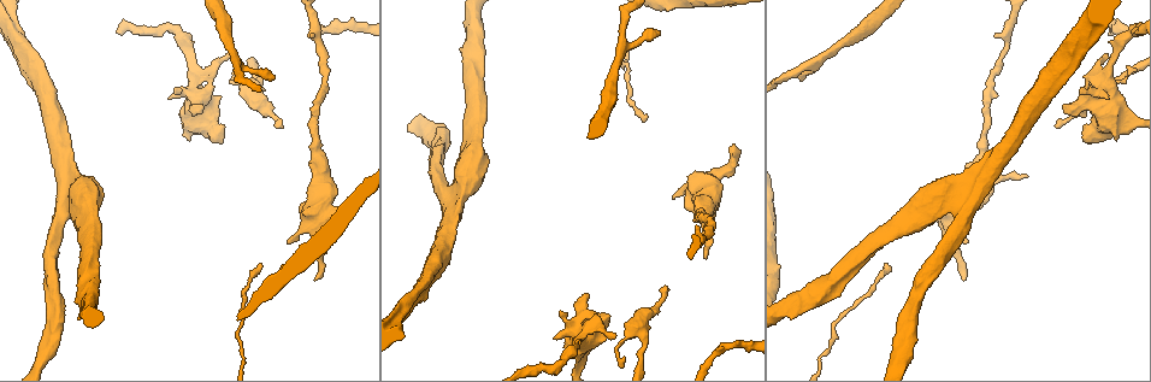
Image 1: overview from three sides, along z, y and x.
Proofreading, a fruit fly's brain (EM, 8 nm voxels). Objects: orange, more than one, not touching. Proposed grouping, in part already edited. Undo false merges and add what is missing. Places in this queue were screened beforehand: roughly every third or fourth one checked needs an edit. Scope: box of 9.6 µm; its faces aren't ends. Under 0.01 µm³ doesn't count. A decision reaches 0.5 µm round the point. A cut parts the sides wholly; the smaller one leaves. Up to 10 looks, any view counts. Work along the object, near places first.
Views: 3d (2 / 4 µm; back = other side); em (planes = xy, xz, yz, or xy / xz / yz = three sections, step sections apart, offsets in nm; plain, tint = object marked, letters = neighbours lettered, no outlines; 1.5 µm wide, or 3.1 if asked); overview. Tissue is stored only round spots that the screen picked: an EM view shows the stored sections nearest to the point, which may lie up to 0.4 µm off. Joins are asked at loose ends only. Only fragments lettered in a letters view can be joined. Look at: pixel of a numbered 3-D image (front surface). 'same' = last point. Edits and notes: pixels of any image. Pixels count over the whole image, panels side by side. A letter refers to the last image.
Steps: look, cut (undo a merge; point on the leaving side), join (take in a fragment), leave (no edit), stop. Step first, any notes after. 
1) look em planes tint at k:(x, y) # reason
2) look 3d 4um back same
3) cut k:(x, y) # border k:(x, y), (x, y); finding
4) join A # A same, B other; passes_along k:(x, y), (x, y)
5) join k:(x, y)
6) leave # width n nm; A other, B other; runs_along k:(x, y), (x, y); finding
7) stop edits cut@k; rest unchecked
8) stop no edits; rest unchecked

look 3d 4um back at 1:(1059, 128) # free end

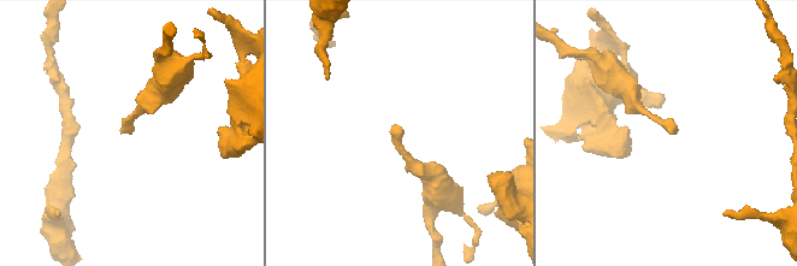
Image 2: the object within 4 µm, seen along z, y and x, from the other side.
look em planes letters at 2:(675, 133) # need the tissue

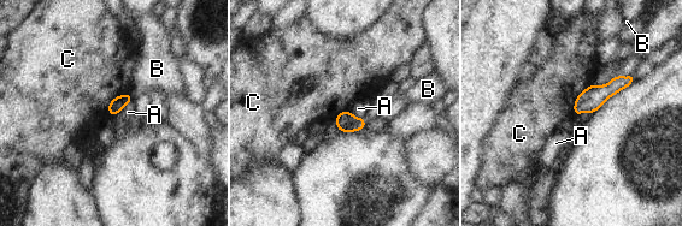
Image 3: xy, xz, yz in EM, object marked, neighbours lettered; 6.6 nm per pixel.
leave # longest_contact C 240 nm; A other, B other, C other; no lettered fragment goes on from it

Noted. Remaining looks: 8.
look em xy step 4 tint at 1:(189, 140) # thick end

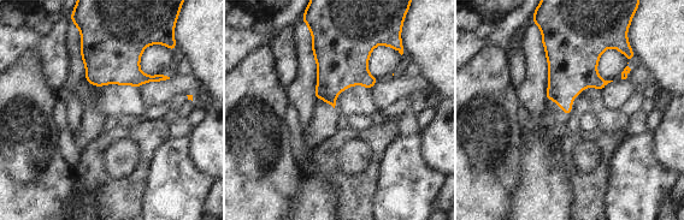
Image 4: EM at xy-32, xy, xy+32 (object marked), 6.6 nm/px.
look em planes letters same

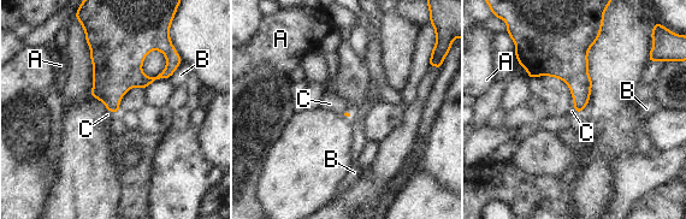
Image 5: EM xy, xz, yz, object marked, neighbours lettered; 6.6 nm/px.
join C # A other, B other, C same; it goes on there

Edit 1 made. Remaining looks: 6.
look em planes letters at 1:(735, 144) # branch stops here

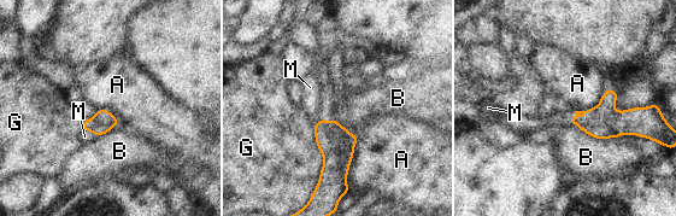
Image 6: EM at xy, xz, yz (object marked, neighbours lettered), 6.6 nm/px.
join M # A other, B other, G other, M same; passes_along 6:(104, 121), (89, 130), (84, 136); it goes on there

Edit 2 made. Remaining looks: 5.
look 3d 2um back at 1:(802, 80) # free end

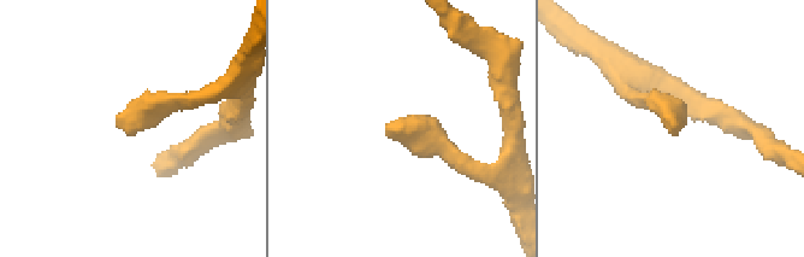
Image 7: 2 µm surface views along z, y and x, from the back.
look em planes letters at 7:(388, 125) # shape alone is not enough

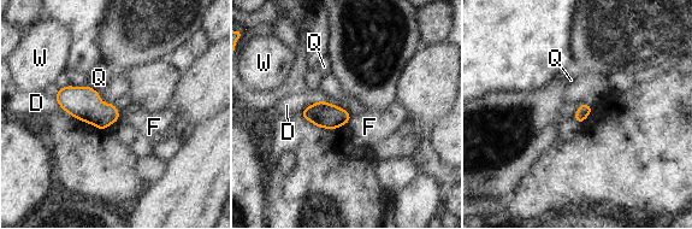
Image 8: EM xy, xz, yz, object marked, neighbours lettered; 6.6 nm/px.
leave # longest_contact D 150 nm; D other, F other, Q other, W other; border 8:(352, 117), (347, 123); no lettered fragment goes on from it

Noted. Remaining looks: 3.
stop edits join@5, join@6; rest unchecked

